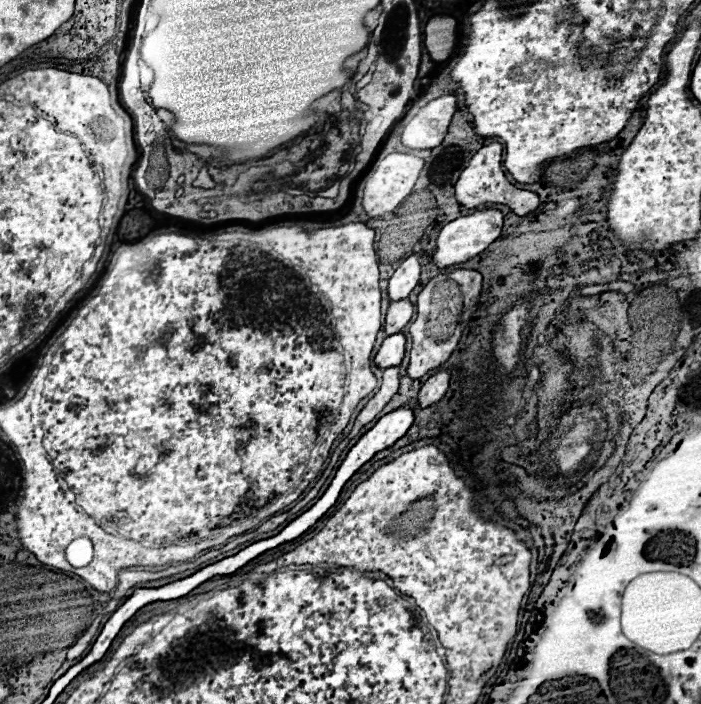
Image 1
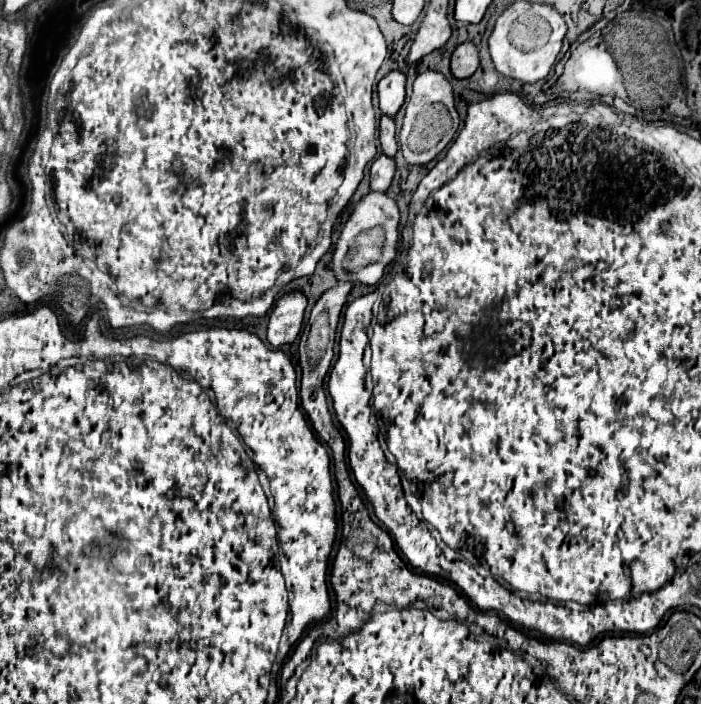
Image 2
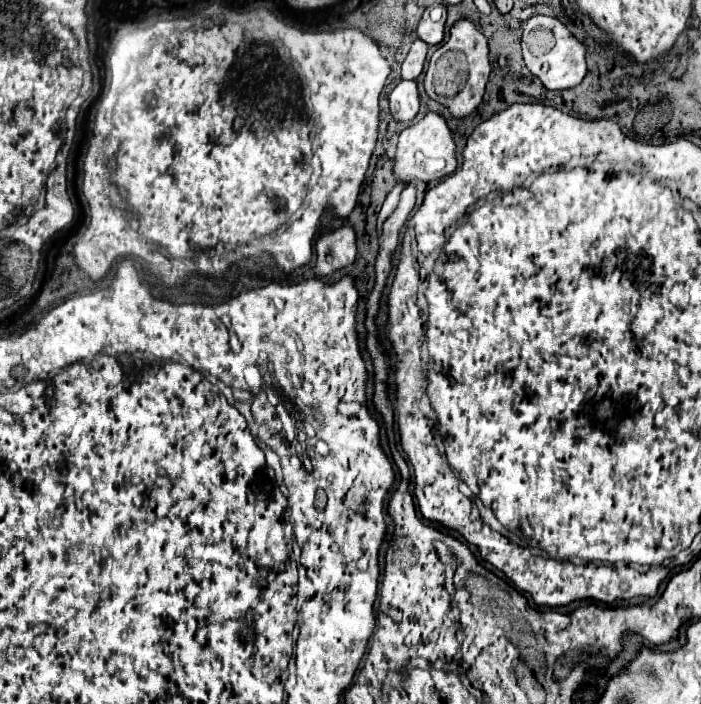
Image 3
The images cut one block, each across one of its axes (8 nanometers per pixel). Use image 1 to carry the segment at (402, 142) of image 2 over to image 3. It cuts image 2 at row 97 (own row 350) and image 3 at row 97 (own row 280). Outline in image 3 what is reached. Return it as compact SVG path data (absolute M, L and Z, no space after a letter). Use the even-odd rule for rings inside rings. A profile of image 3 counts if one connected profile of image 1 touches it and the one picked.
M460 20L452 26L450 38L442 44L442 48L438 48L432 54L424 78L424 90L432 100L448 108L452 118L466 118L482 102L488 74L490 74L490 60L488 60L486 36L478 32L472 22Z

